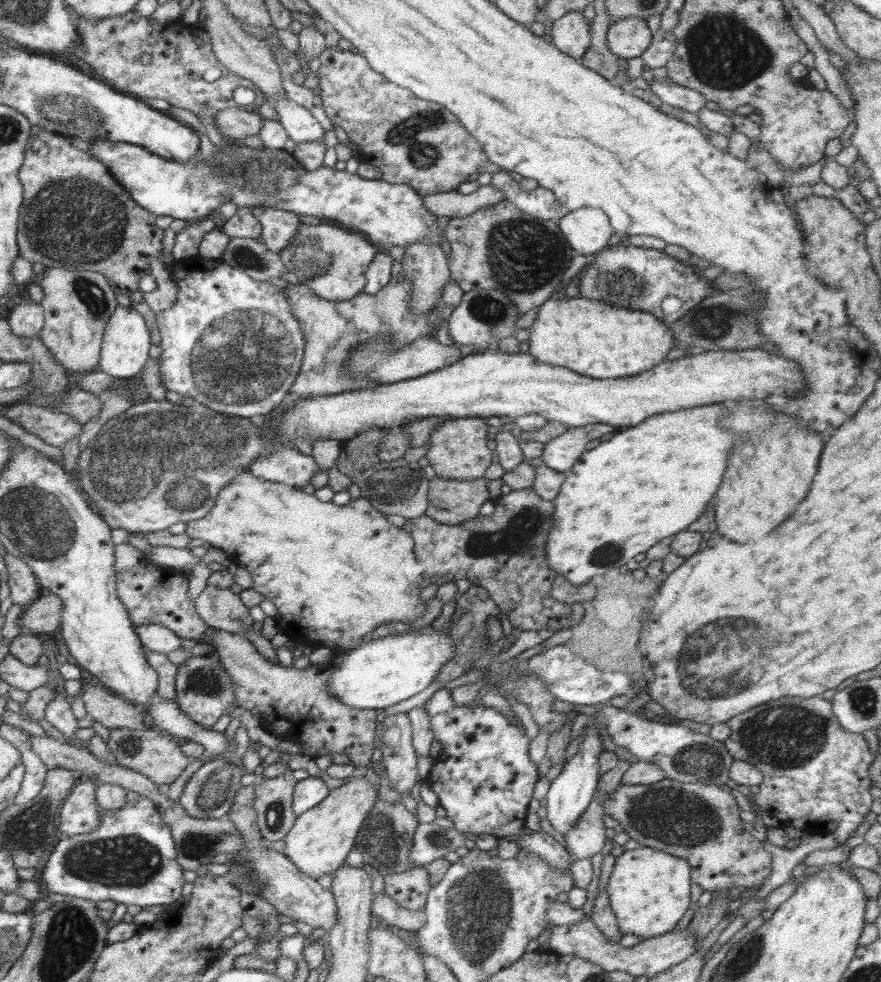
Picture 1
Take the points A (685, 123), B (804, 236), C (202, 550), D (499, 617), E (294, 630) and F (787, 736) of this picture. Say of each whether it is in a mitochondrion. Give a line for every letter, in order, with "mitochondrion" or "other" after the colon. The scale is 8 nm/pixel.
A: other
B: other
C: other
D: other
E: other
F: mitochondrion

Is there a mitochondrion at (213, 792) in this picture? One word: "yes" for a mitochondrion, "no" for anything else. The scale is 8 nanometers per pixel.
yes

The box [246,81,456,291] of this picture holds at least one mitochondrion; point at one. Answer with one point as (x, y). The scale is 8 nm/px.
(412, 136)

